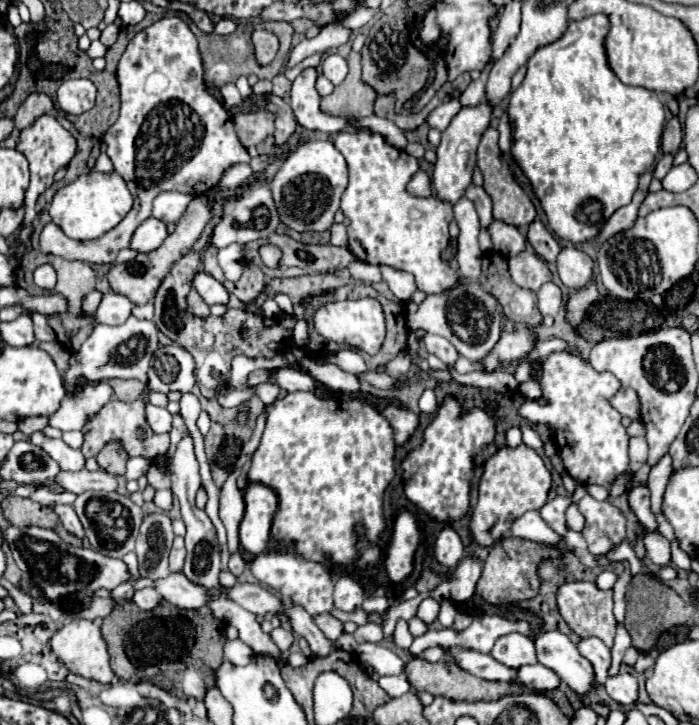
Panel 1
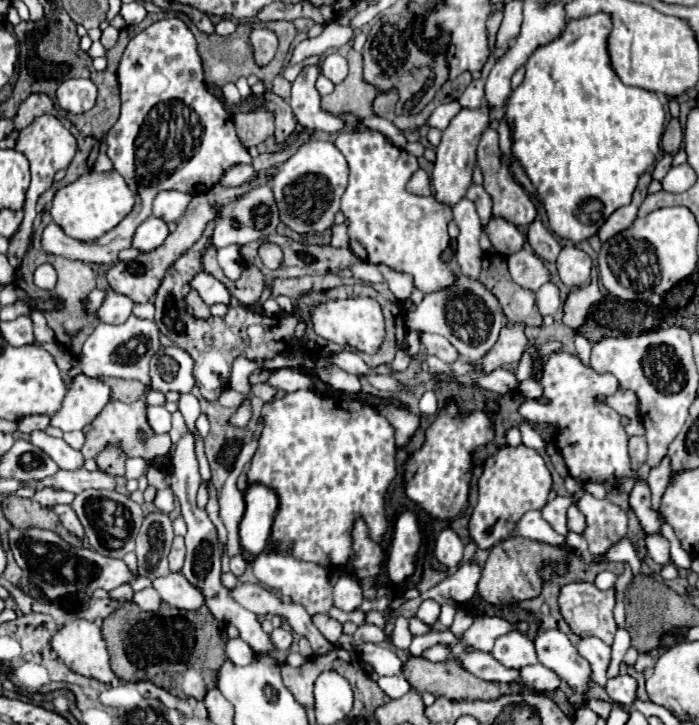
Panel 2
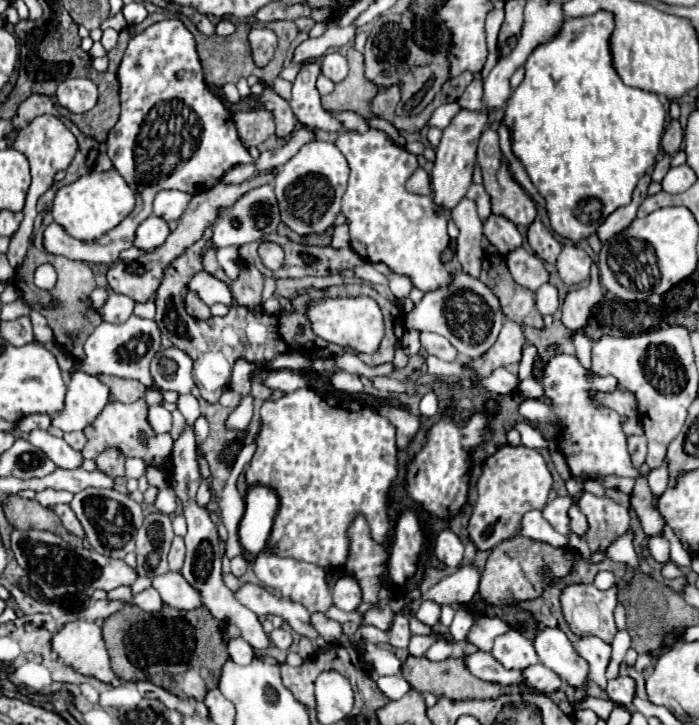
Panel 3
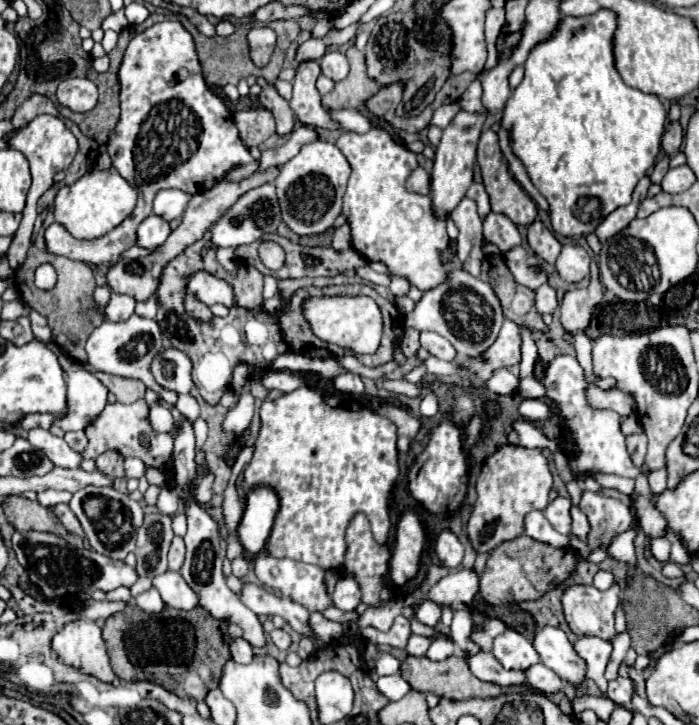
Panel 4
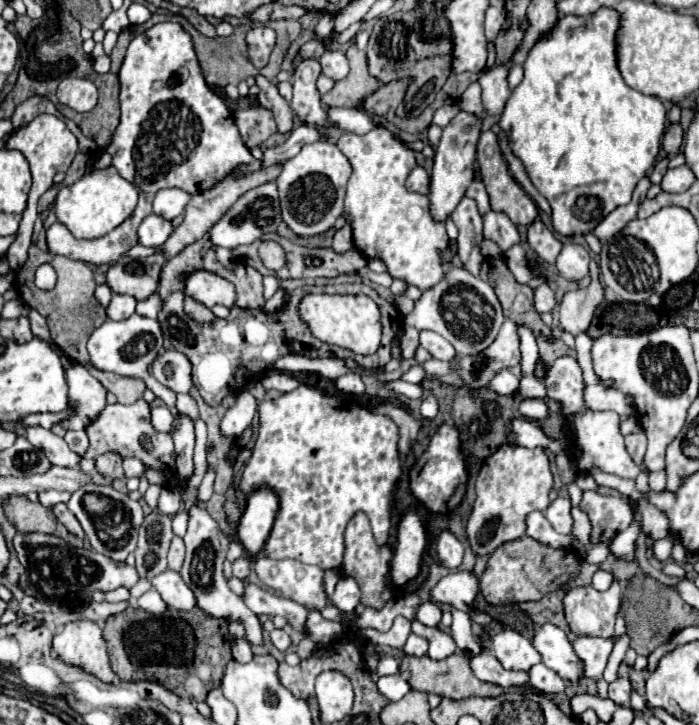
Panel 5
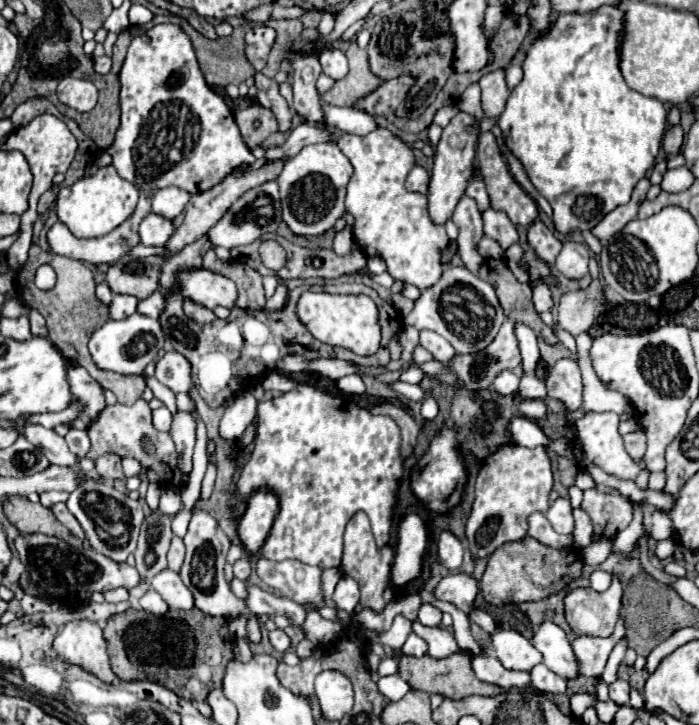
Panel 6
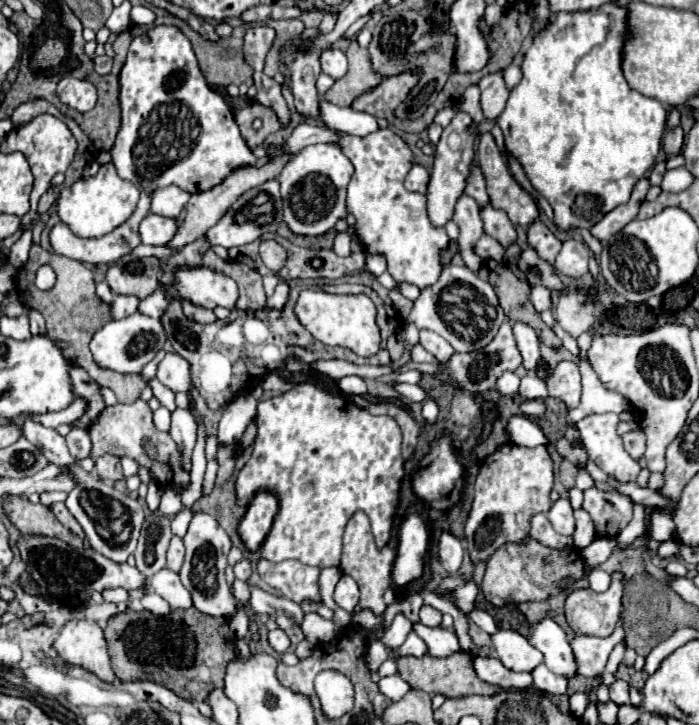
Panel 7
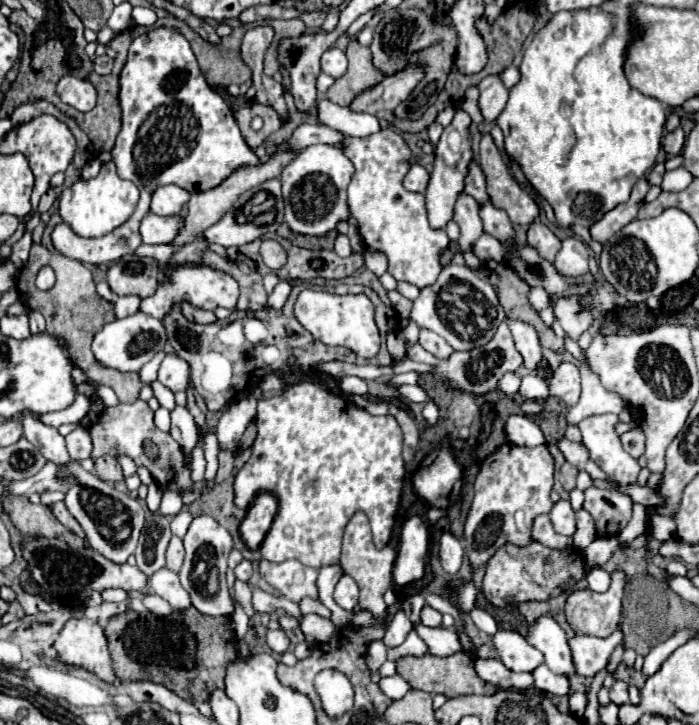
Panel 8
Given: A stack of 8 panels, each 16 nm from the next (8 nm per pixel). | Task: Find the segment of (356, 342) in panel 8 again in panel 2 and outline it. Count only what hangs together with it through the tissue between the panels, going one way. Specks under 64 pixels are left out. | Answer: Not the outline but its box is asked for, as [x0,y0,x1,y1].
[312,298,384,354]

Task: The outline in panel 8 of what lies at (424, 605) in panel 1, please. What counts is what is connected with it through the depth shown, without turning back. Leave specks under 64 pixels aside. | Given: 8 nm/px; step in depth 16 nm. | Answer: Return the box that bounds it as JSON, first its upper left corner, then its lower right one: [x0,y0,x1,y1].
[420,606,442,626]

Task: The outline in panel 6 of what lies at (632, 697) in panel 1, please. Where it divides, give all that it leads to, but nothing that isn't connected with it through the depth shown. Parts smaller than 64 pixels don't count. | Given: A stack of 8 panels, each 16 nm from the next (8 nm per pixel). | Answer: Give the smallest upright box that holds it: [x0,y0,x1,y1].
[610,680,630,706]

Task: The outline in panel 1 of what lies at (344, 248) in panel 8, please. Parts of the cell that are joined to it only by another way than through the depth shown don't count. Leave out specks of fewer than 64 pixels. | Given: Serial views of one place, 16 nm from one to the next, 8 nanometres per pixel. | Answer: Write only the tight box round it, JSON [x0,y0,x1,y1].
[330,224,348,246]

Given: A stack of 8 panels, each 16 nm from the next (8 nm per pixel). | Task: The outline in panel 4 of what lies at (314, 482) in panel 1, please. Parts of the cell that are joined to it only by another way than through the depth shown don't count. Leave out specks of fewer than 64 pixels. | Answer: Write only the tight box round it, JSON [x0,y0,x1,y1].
[244,388,400,570]

